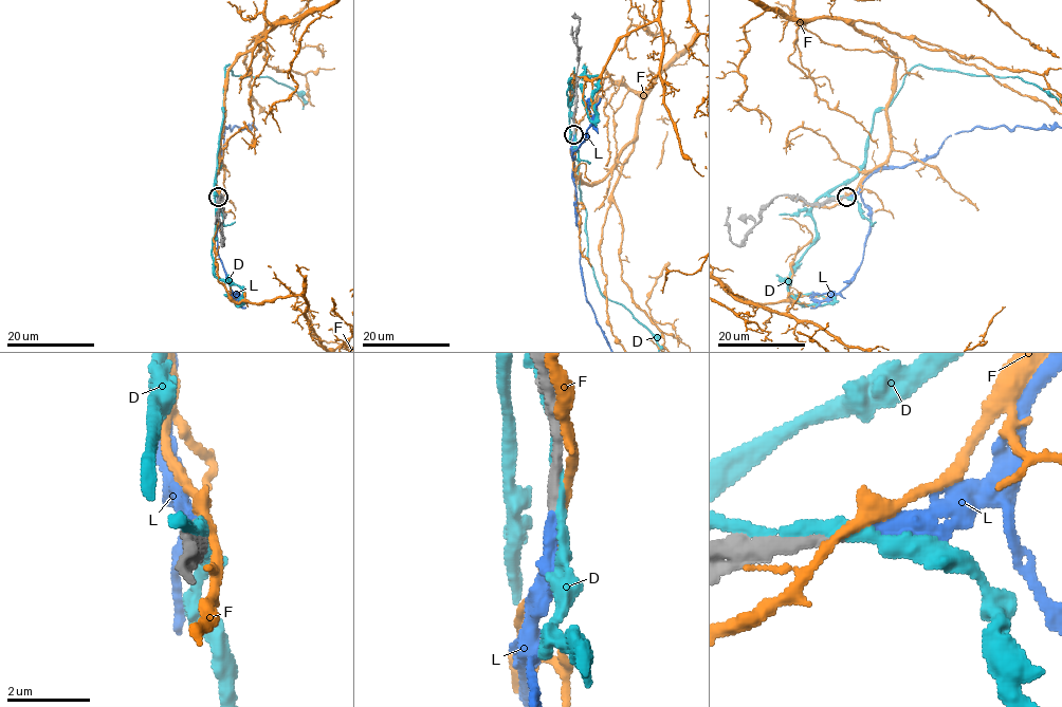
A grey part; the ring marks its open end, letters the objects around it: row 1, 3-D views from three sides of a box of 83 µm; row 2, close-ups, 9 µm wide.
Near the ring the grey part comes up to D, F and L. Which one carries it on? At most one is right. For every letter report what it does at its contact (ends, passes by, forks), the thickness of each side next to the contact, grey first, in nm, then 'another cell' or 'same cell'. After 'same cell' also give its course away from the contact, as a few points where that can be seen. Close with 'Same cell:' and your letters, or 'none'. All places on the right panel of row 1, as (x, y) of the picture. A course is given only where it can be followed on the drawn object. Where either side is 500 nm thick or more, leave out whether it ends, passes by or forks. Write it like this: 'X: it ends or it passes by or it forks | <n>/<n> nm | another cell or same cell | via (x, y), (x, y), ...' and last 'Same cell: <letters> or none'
D: it passes by | 260/240 nm | another cell
F: it passes by | 300/300 nm | another cell
L: it ends | 260/400 nm | same cell
Same cell: L

